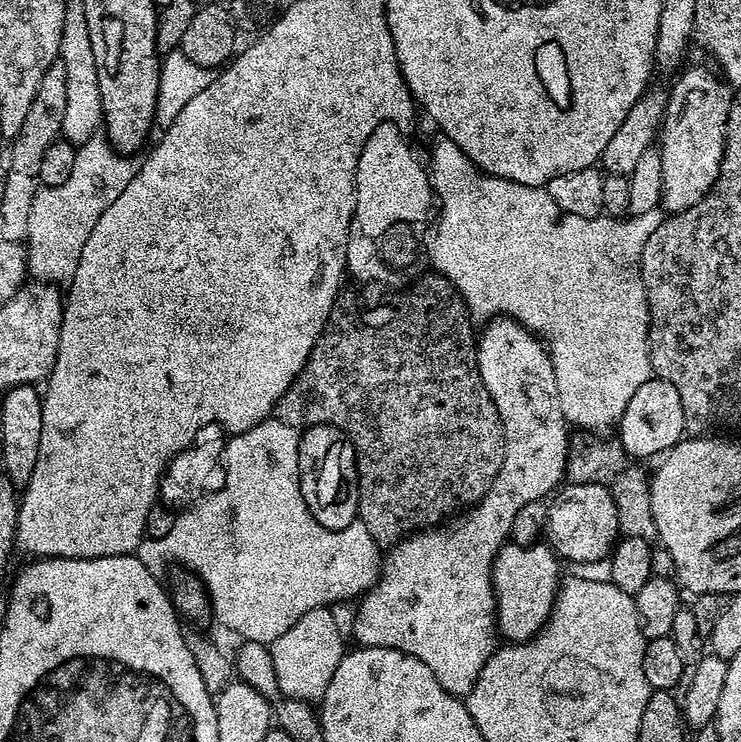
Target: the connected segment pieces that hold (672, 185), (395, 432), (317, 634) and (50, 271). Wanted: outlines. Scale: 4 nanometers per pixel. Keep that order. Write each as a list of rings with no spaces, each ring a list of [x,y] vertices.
[[[672,132],[672,136],[659,135],[658,149],[662,162],[661,207],[671,215],[679,215],[696,205],[708,193],[720,176],[724,157],[725,136],[692,136],[692,132]]]
[[[427,274],[421,275],[419,279],[415,281],[407,290],[399,293],[399,300],[406,300],[408,298],[408,304],[410,304],[410,310],[418,310],[420,308],[426,308],[428,312],[428,328],[430,328],[430,336],[434,342],[428,344],[426,354],[426,366],[424,366],[424,378],[420,378],[420,394],[410,394],[410,400],[404,400],[404,402],[394,402],[392,398],[392,404],[364,404],[364,406],[358,406],[358,408],[352,408],[348,404],[336,404],[336,402],[330,402],[332,398],[324,398],[320,396],[320,392],[326,392],[324,388],[324,380],[326,380],[326,370],[322,366],[320,370],[320,364],[316,364],[316,360],[307,360],[304,364],[304,369],[297,374],[294,378],[294,382],[286,390],[286,394],[282,394],[282,398],[277,402],[274,409],[275,419],[280,420],[286,426],[295,428],[297,430],[303,430],[308,427],[309,424],[332,424],[338,430],[342,430],[346,434],[348,441],[356,447],[356,481],[360,487],[360,506],[358,509],[358,518],[366,526],[366,530],[370,530],[370,538],[372,544],[377,549],[387,550],[396,544],[398,541],[404,539],[405,536],[417,531],[423,530],[429,526],[439,525],[441,522],[447,521],[453,514],[459,513],[461,510],[467,510],[477,504],[482,497],[489,492],[493,484],[496,482],[496,476],[500,472],[500,467],[504,464],[504,434],[503,428],[500,425],[499,414],[496,413],[495,404],[491,400],[490,394],[484,389],[482,378],[479,376],[478,362],[476,361],[476,346],[477,346],[477,333],[472,333],[472,323],[474,323],[474,317],[469,312],[468,307],[465,306],[464,300],[458,294],[458,290],[451,284],[450,281],[439,274]]]
[[[329,607],[310,610],[298,622],[289,625],[282,637],[270,645],[274,668],[280,677],[281,695],[285,699],[303,700],[309,704],[322,700],[346,651],[344,640]]]
[[[95,134],[76,149],[74,167],[70,178],[62,186],[40,186],[32,201],[28,216],[27,271],[36,282],[71,281],[82,246],[90,238],[90,230],[106,214],[106,210],[118,199],[118,194],[130,186],[138,167],[128,154],[121,154],[103,135]]]

